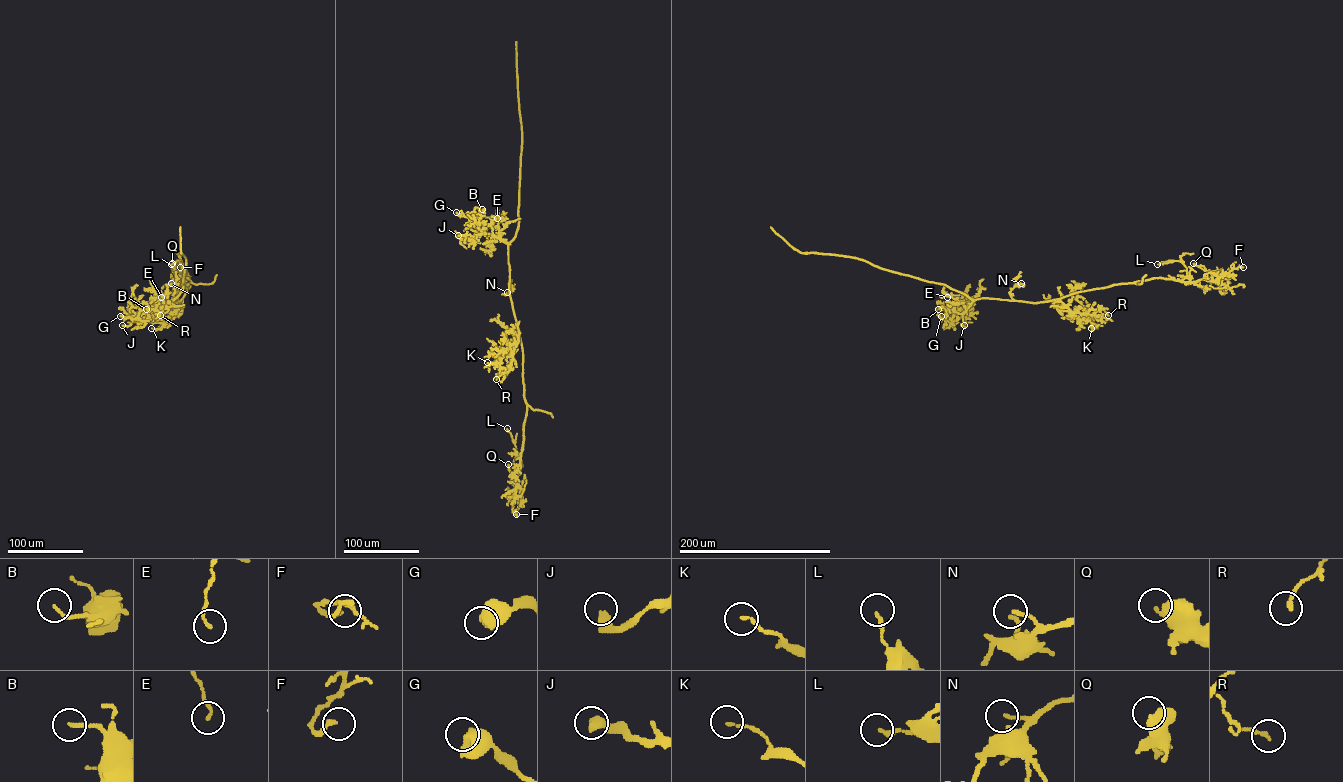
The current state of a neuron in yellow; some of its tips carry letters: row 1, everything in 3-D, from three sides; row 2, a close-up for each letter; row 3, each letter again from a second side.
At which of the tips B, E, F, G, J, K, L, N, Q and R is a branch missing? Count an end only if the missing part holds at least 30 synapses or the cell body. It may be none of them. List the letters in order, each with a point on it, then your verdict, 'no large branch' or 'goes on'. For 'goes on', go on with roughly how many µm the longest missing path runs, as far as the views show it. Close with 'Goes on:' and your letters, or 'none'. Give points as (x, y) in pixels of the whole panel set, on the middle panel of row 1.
B: (482, 209) | no large branch
E: (497, 218) | no large branch
F: (516, 514) | no large branch
G: (456, 212) | no large branch
J: (458, 235) | no large branch
K: (487, 362) | no large branch
L: (507, 428) | no large branch
N: (507, 292) | no large branch
Q: (508, 464) | no large branch
R: (496, 379) | no large branch
Goes on: none

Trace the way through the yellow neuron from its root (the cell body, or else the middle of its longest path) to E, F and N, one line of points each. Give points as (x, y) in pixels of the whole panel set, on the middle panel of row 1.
E: (509, 277), (508, 245), (498, 236), (497, 218)
F: (509, 277), (509, 295), (522, 347), (527, 405), (517, 477), (521, 497), (516, 514)
N: (509, 277), (512, 289), (507, 292)

